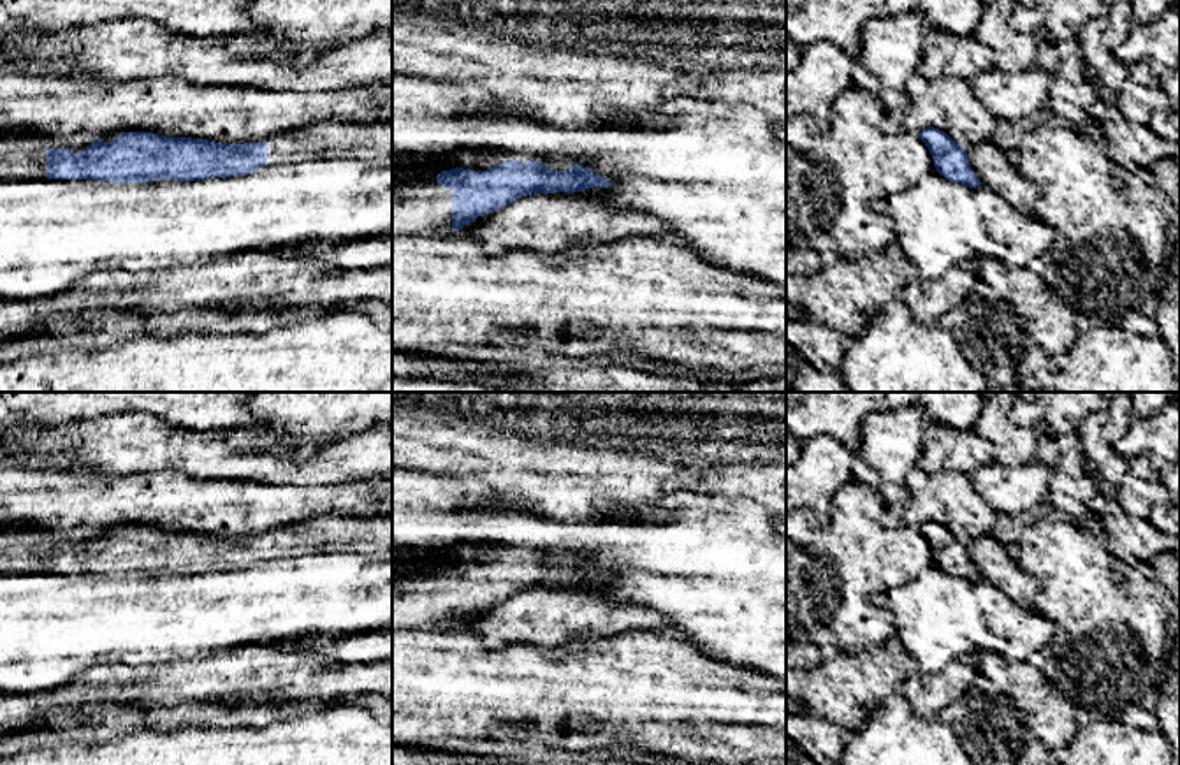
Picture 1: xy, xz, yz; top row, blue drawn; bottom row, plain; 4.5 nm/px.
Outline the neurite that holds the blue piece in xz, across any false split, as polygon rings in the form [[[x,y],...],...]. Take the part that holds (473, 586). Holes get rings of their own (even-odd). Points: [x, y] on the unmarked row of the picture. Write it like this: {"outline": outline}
{"outline": [[[506,554],[487,565],[455,561],[434,572],[413,561],[406,572],[392,572],[392,631],[447,630],[526,589],[608,579],[610,573],[579,557],[552,565],[543,556]]]}

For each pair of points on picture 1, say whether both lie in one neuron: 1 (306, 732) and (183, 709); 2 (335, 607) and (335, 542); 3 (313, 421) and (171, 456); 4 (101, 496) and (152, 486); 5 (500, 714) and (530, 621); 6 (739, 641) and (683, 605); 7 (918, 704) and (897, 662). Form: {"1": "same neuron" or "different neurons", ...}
{"1": "different neurons", "2": "different neurons", "3": "different neurons", "4": "same neuron", "5": "different neurons", "6": "same neuron", "7": "same neuron"}

